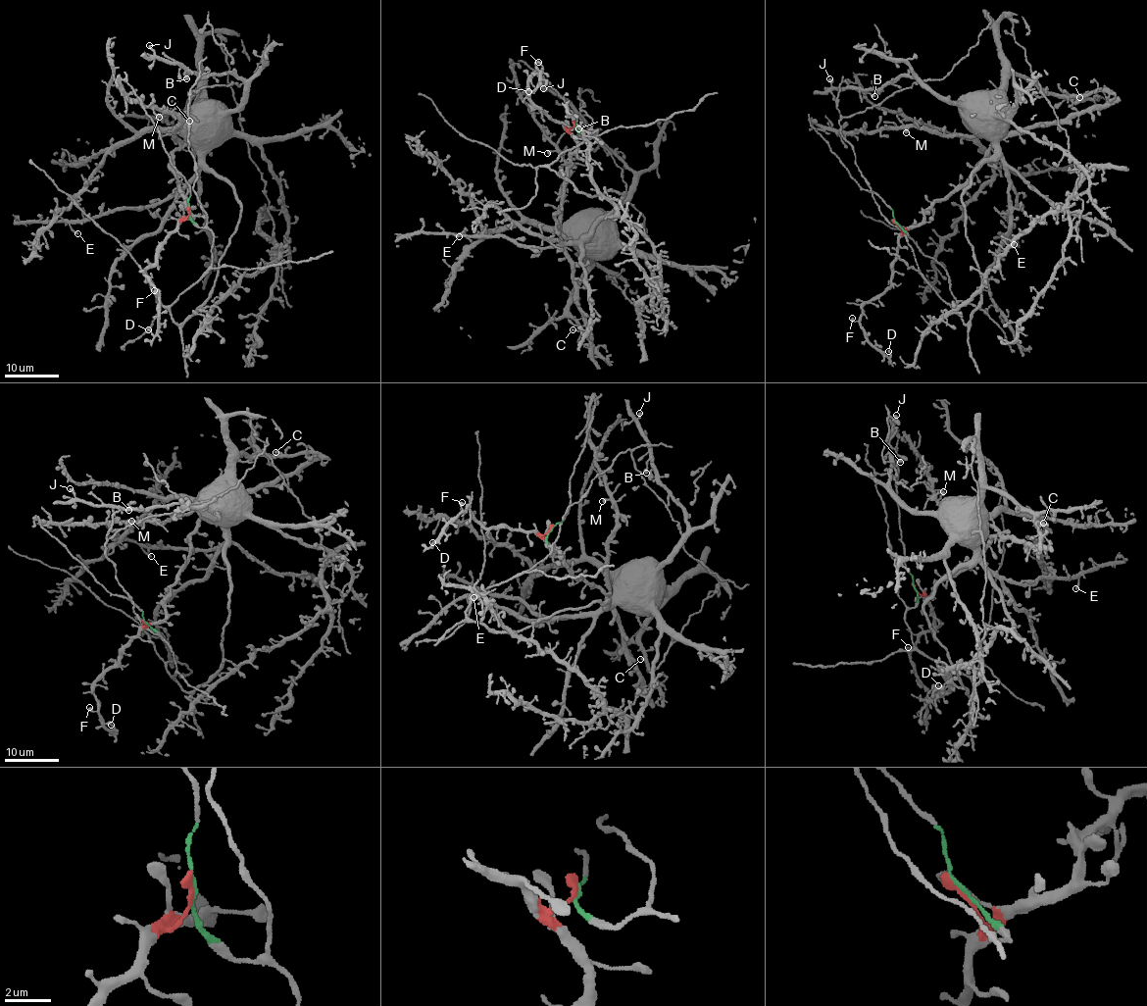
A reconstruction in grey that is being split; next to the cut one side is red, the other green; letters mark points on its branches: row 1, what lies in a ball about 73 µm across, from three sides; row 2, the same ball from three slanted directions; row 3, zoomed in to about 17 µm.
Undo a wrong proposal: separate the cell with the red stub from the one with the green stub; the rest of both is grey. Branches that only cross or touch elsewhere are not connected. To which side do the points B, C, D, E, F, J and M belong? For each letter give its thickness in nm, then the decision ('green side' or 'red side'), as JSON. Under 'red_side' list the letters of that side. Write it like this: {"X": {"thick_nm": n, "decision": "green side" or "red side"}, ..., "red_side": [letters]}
{"B": {"thick_nm": 440, "decision": "green side"}, "C": {"thick_nm": 280, "decision": "green side"}, "D": {"thick_nm": 240, "decision": "red side"}, "E": {"thick_nm": 280, "decision": "green side"}, "F": {"thick_nm": 340, "decision": "red side"}, "J": {"thick_nm": 360, "decision": "green side"}, "M": {"thick_nm": 320, "decision": "red side"}, "red_side": ["D", "F", "M"]}

